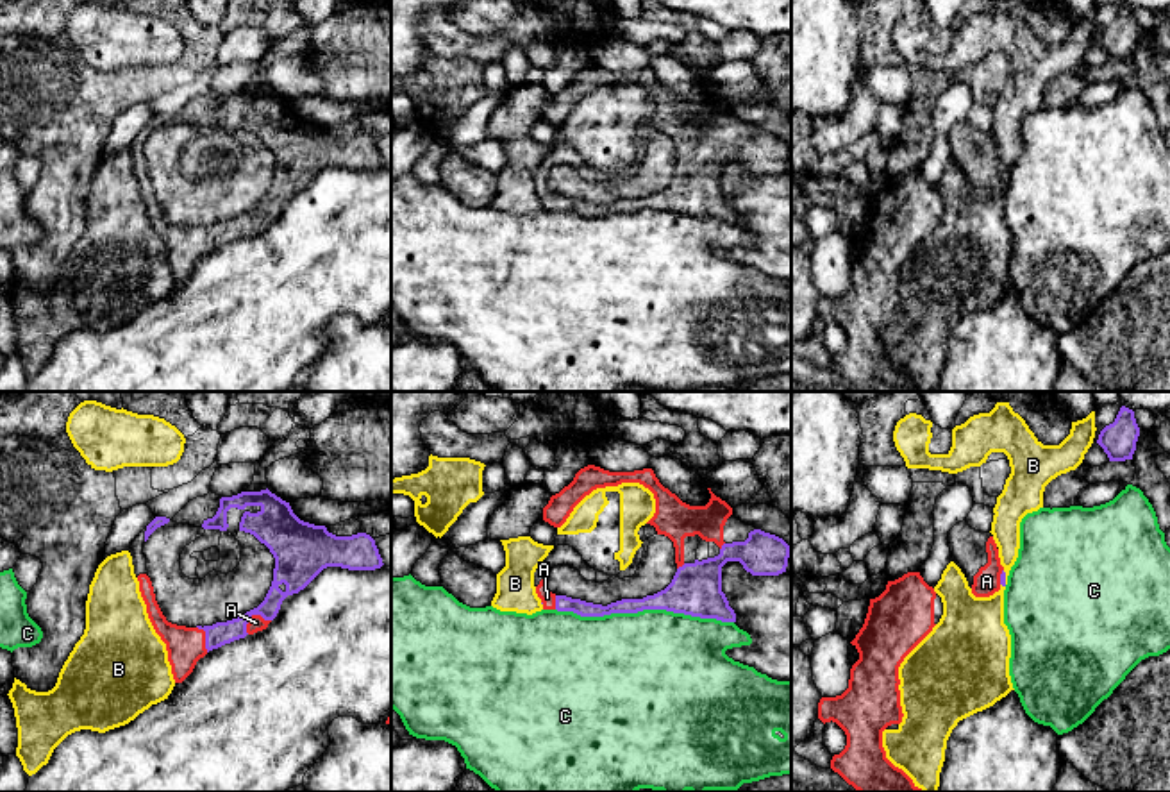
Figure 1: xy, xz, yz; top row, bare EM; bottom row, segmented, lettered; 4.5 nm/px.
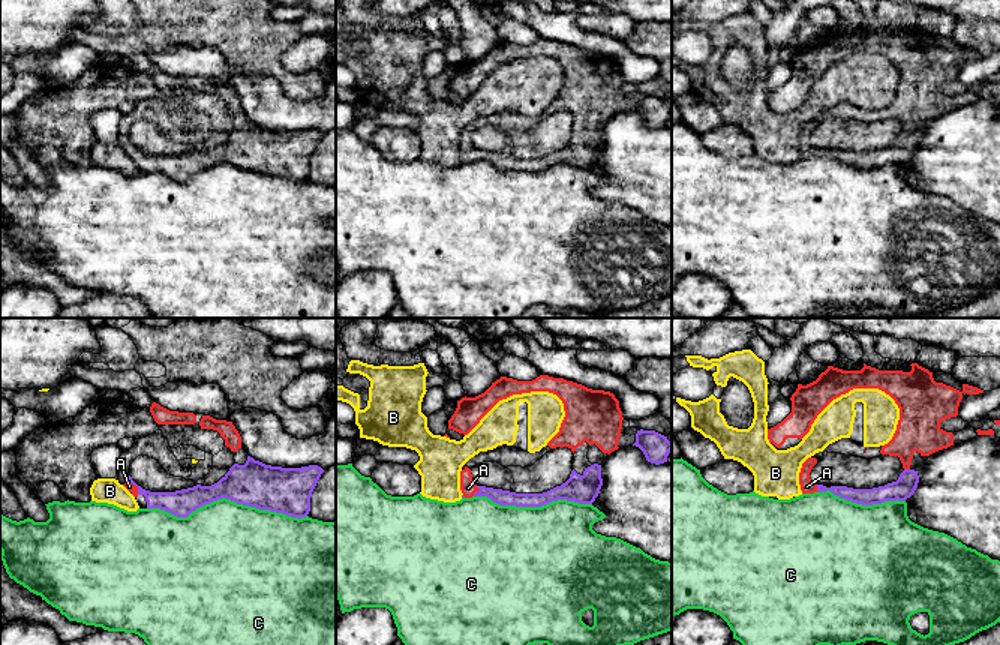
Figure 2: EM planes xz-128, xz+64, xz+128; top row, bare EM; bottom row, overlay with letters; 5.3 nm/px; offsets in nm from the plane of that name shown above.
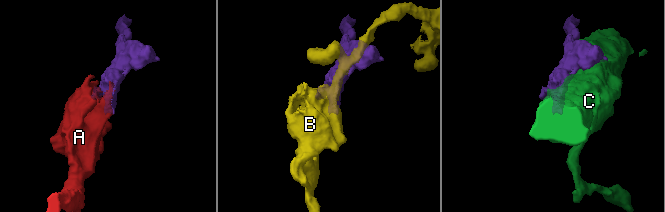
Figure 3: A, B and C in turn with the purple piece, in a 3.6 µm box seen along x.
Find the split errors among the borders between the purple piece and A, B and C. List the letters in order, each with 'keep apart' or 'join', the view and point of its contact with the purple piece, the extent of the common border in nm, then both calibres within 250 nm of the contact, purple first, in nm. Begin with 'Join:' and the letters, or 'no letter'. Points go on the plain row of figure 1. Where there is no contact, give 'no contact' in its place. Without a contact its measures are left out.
Join: A
A: join | xy (252, 213) | 130 nm | 120/80 nm
B: keep apart | yz (1004, 179) | 80 nm | 30/130 nm
C: keep apart | xz (645, 208) | 800 nm | 220/480 nm

